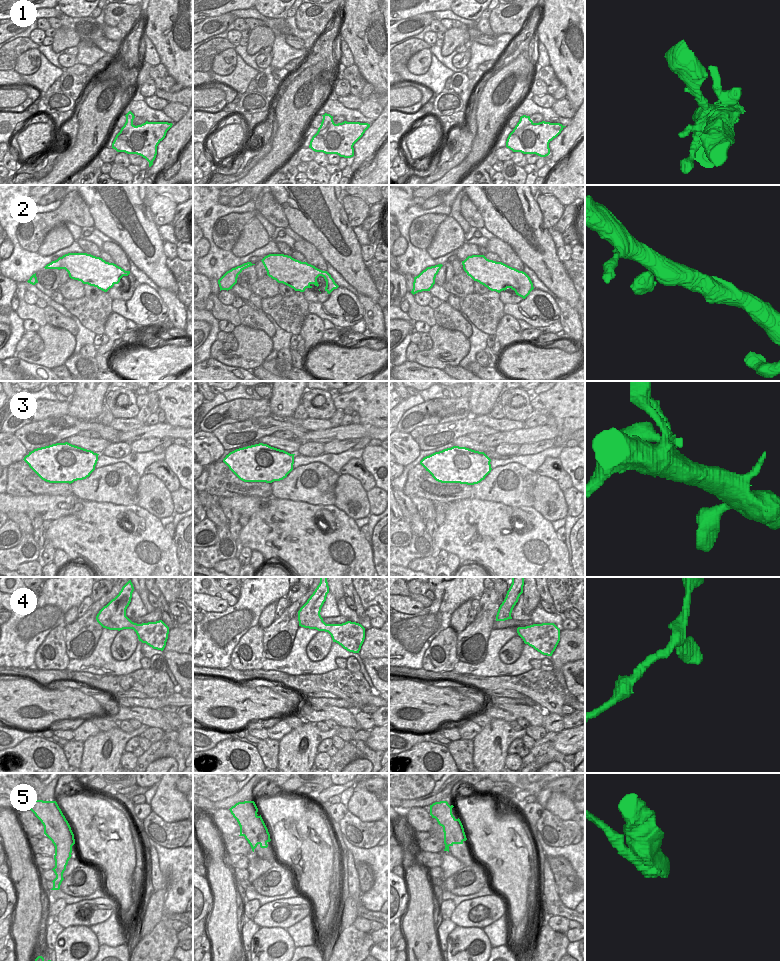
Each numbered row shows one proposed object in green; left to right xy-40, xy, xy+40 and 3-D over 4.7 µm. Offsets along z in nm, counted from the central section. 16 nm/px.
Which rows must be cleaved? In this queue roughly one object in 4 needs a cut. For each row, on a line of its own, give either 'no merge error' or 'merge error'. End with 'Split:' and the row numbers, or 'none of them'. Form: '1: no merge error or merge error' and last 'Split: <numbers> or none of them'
1: no merge error
2: no merge error
3: no merge error
4: no merge error
5: merge error
Split: 5

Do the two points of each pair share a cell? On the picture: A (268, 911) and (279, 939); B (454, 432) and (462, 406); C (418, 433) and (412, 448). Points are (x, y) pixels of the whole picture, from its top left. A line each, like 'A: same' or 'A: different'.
A: different
B: different
C: different

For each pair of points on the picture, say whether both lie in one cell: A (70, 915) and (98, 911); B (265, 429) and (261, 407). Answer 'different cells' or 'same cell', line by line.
A: same cell
B: different cells

